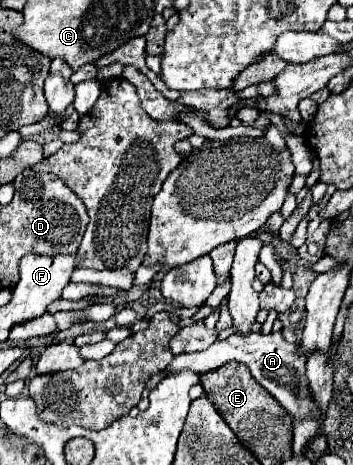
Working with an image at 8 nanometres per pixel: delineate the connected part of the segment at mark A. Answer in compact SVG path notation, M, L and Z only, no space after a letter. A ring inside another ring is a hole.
M252 332L248 338L242 338L238 334L232 334L226 340L216 340L210 348L202 352L192 352L192 354L178 354L174 360L164 368L164 374L176 374L178 370L194 370L194 374L204 374L210 370L220 368L222 364L236 360L242 362L250 368L254 380L266 388L292 416L306 416L310 410L314 410L314 402L308 394L306 386L306 358L296 356L298 344L288 344L282 336L282 332L272 332L268 336Z

